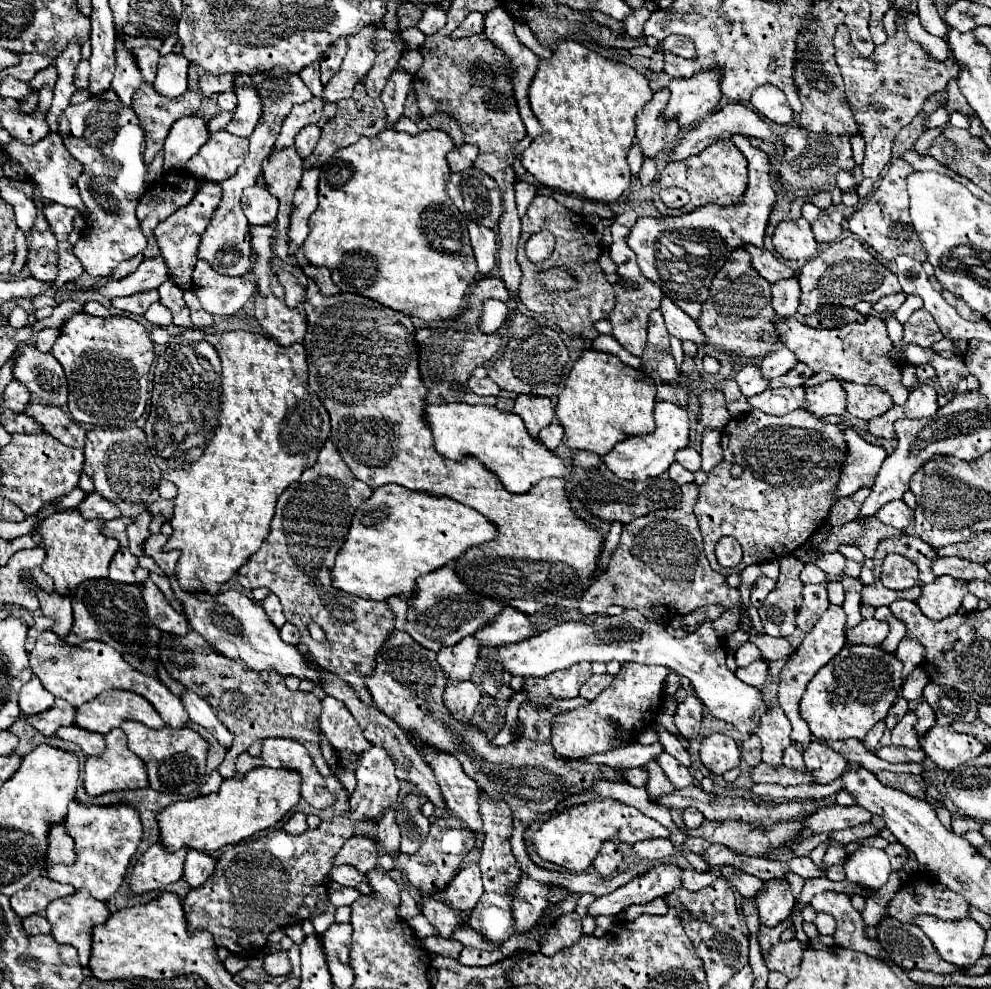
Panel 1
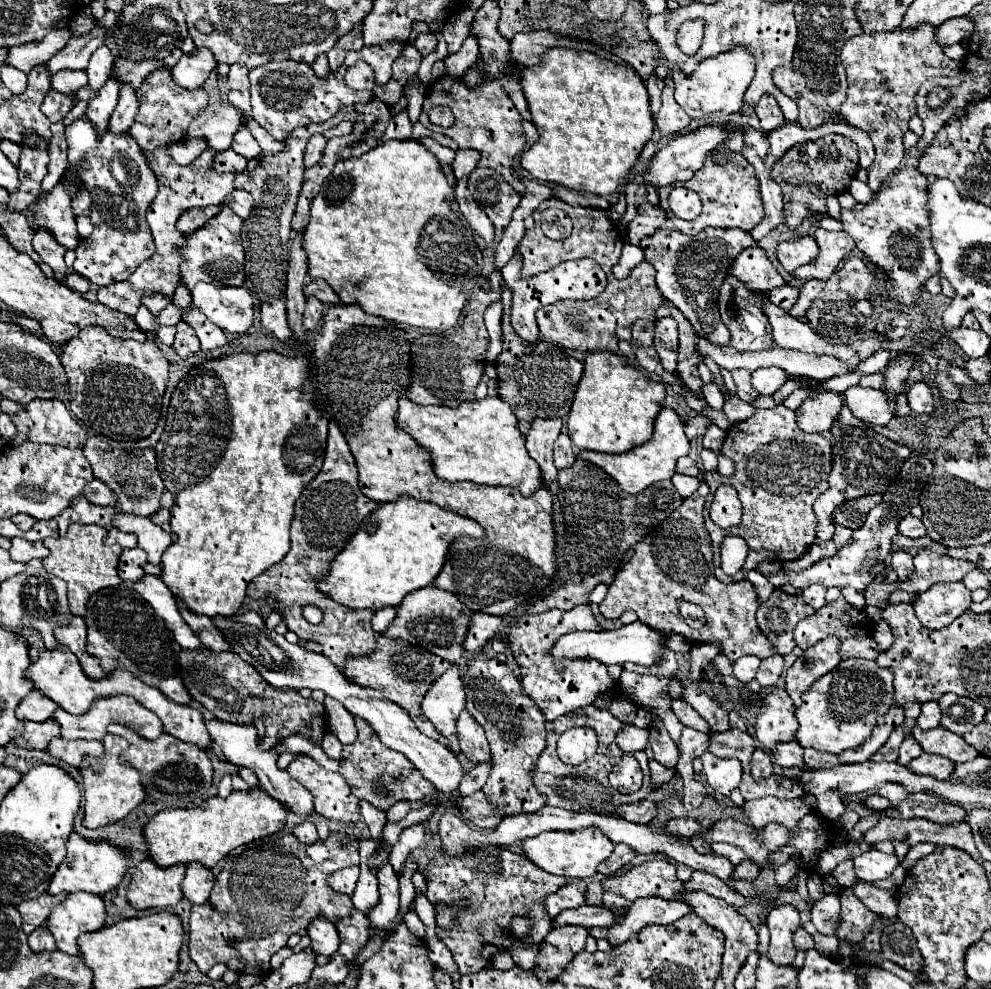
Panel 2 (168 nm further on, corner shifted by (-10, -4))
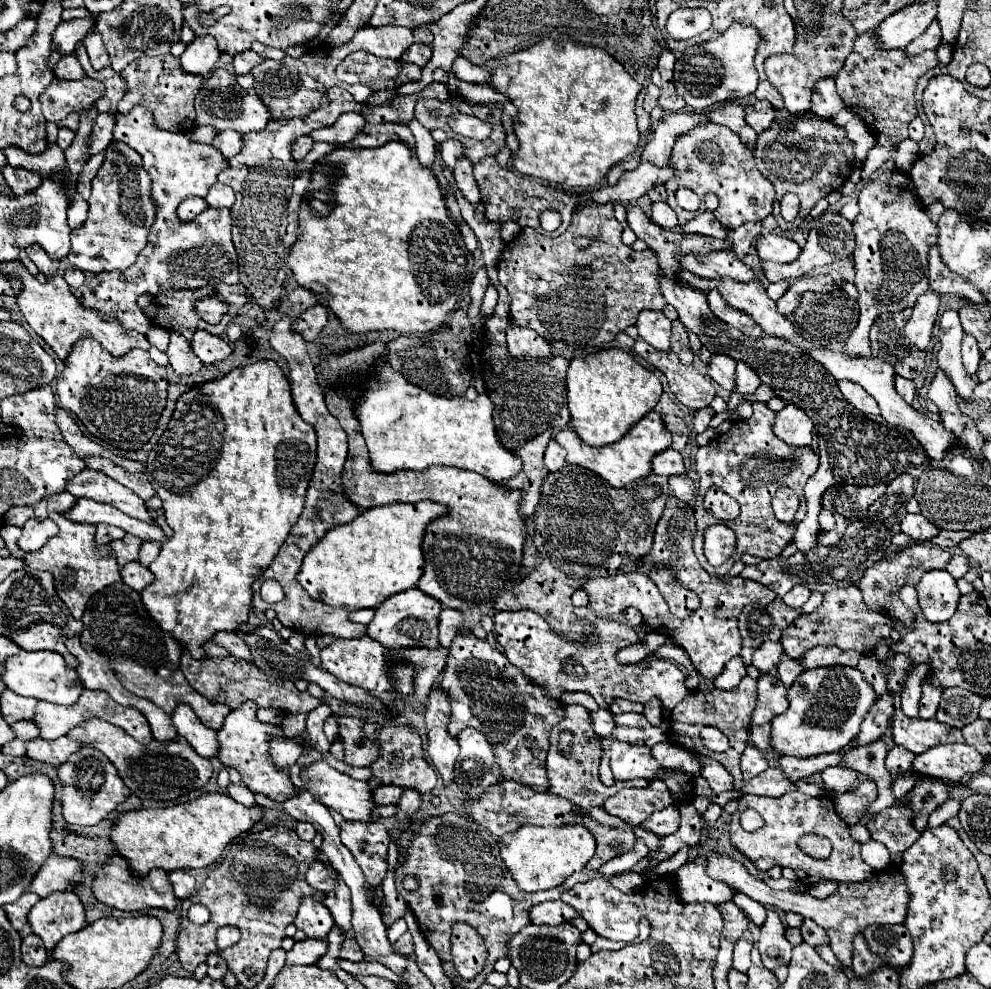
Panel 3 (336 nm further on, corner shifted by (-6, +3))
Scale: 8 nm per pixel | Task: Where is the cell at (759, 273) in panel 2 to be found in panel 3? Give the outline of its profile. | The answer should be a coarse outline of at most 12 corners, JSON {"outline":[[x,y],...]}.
{"outline":[[732,249],[700,259],[684,255],[682,267],[704,279],[758,281]]}

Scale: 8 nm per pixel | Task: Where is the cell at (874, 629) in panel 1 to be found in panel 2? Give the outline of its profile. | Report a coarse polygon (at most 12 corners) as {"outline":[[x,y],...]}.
{"outline":[[872,636],[846,638],[838,652],[846,658],[878,658],[878,644]]}

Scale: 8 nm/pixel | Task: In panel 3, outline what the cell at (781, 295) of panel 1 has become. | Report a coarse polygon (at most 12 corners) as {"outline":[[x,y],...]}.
{"outline":[[788,281],[770,283],[766,291],[774,301],[786,293]]}

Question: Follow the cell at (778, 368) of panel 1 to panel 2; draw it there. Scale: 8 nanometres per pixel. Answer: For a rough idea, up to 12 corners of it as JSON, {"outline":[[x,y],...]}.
{"outline":[[780,368],[752,372],[752,388],[758,394],[774,394],[788,374]]}

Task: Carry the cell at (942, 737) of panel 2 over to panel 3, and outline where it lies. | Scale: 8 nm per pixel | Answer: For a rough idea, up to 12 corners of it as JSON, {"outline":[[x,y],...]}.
{"outline":[[892,719],[894,743],[924,753],[938,743],[964,743],[958,729],[936,719]]}

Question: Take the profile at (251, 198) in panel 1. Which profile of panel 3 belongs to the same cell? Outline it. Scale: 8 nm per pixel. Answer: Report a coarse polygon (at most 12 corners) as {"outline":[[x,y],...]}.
{"outline":[[222,183],[210,187],[208,207],[232,207],[234,191]]}

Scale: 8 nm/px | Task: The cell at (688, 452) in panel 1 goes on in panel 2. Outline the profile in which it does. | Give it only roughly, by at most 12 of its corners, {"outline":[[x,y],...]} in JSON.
{"outline":[[690,456],[678,458],[676,472],[698,476],[696,462]]}

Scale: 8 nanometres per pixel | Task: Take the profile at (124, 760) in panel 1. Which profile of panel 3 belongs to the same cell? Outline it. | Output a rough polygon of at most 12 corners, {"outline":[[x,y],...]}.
{"outline":[[94,747],[58,767],[64,819],[98,825],[130,795]]}

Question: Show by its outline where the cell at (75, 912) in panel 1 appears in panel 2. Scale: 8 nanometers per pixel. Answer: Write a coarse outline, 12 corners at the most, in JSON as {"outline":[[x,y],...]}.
{"outline":[[68,894],[48,916],[60,952],[78,956],[78,936],[104,926],[96,894]]}

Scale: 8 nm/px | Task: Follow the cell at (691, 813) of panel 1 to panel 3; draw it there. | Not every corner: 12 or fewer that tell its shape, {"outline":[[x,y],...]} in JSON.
{"outline":[[676,805],[652,813],[646,825],[652,833],[670,835],[680,827]]}

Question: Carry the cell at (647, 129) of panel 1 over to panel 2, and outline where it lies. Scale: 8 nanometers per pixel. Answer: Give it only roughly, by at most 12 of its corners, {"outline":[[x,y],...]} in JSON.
{"outline":[[668,74],[662,90],[662,108],[656,126],[662,136],[682,132],[690,116],[674,100]]}

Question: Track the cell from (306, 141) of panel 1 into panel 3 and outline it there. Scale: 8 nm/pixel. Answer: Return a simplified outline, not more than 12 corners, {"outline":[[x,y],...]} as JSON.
{"outline":[[310,135],[298,137],[292,145],[292,157],[304,159],[312,149]]}

